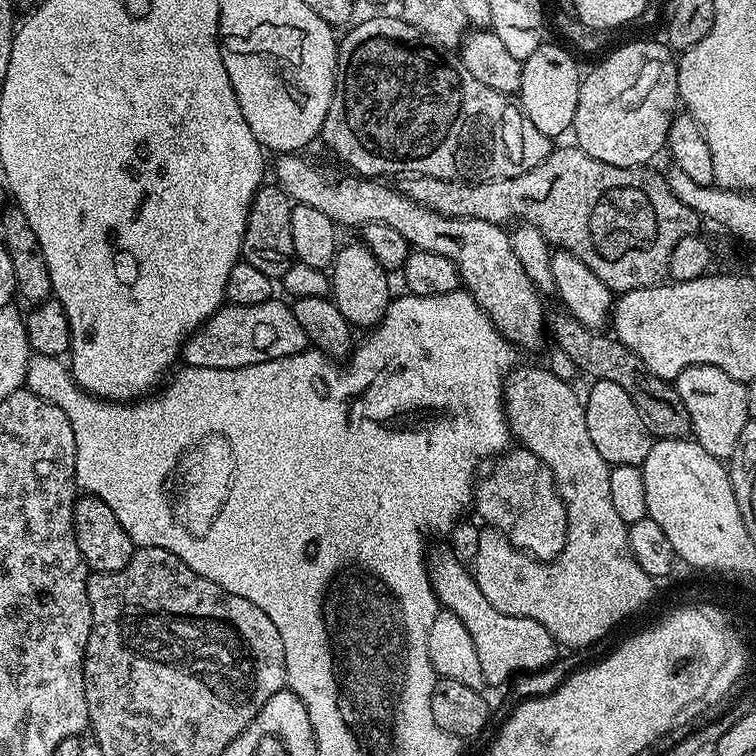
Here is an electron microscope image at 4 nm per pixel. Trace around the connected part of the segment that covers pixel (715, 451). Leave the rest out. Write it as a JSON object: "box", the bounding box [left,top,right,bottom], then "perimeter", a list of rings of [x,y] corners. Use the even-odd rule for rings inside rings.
{"box":[674,364,750,461],"perimeter":[[[691,364],[676,376],[674,386],[680,395],[682,406],[686,406],[694,439],[700,443],[702,450],[706,450],[706,454],[715,460],[727,461],[734,454],[744,427],[750,422],[745,381],[730,378],[730,374],[726,374],[726,370],[718,370],[718,366]]]}

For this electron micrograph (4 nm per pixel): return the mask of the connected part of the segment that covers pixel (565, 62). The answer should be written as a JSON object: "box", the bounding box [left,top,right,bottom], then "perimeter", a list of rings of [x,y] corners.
{"box":[518,42,582,138],"perimeter":[[[545,42],[523,60],[522,86],[518,103],[526,118],[534,122],[534,130],[542,130],[549,138],[567,133],[574,122],[574,110],[578,110],[578,90],[582,79],[582,68],[576,65],[573,53],[556,42]]]}

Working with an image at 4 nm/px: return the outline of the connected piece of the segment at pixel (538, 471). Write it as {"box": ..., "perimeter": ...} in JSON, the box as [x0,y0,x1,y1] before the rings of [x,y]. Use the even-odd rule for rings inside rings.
{"box":[474,446,568,562],"perimeter":[[[523,446],[513,447],[492,466],[474,485],[474,512],[485,520],[483,523],[487,527],[501,532],[532,559],[541,562],[556,560],[566,546],[568,515],[550,466]]]}

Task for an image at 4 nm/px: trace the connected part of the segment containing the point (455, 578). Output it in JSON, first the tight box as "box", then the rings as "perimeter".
{"box":[428,551,558,685],"perimeter":[[[453,551],[440,552],[433,560],[431,557],[428,580],[432,583],[436,599],[441,605],[447,611],[458,614],[458,618],[462,618],[462,626],[470,630],[470,638],[474,638],[474,650],[478,650],[478,662],[482,666],[485,685],[507,685],[508,679],[515,672],[536,672],[555,662],[558,645],[550,630],[534,622],[534,618],[518,618],[502,614],[502,610],[494,610],[486,594],[478,590],[475,575]]]}

